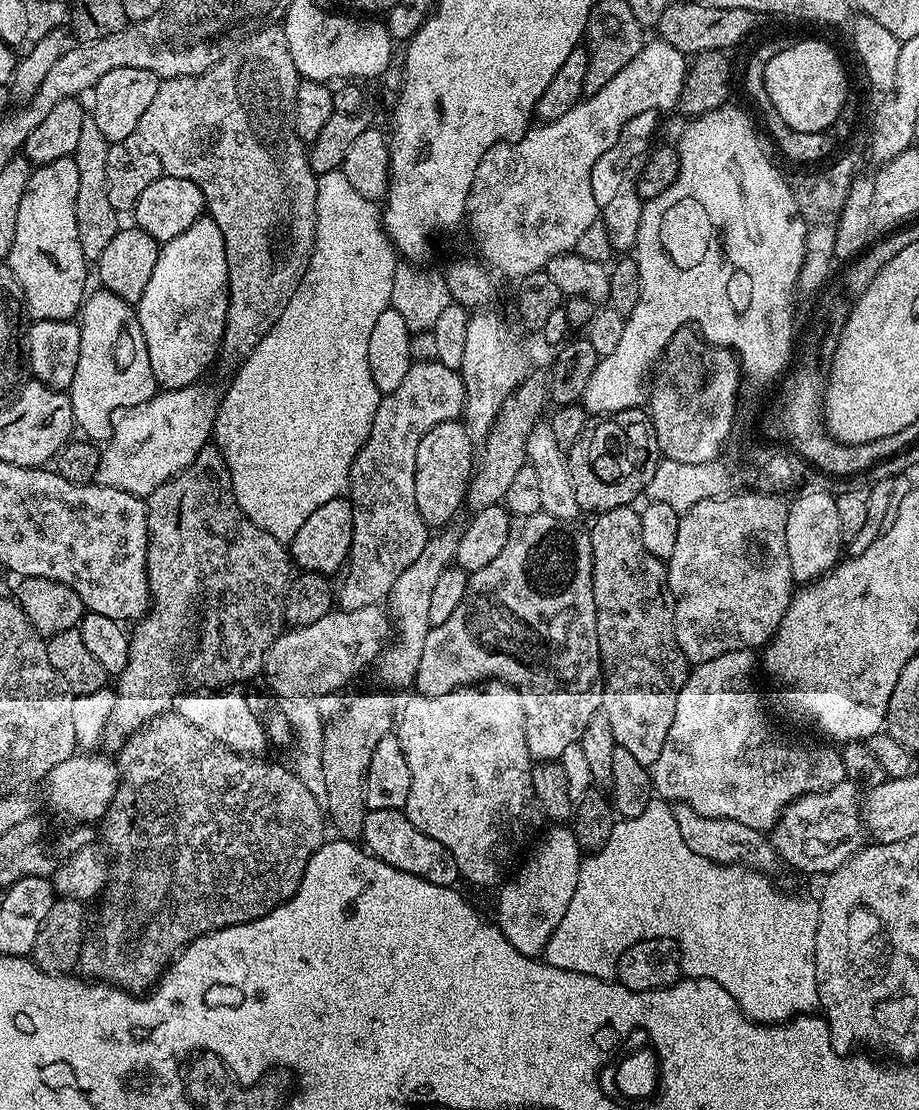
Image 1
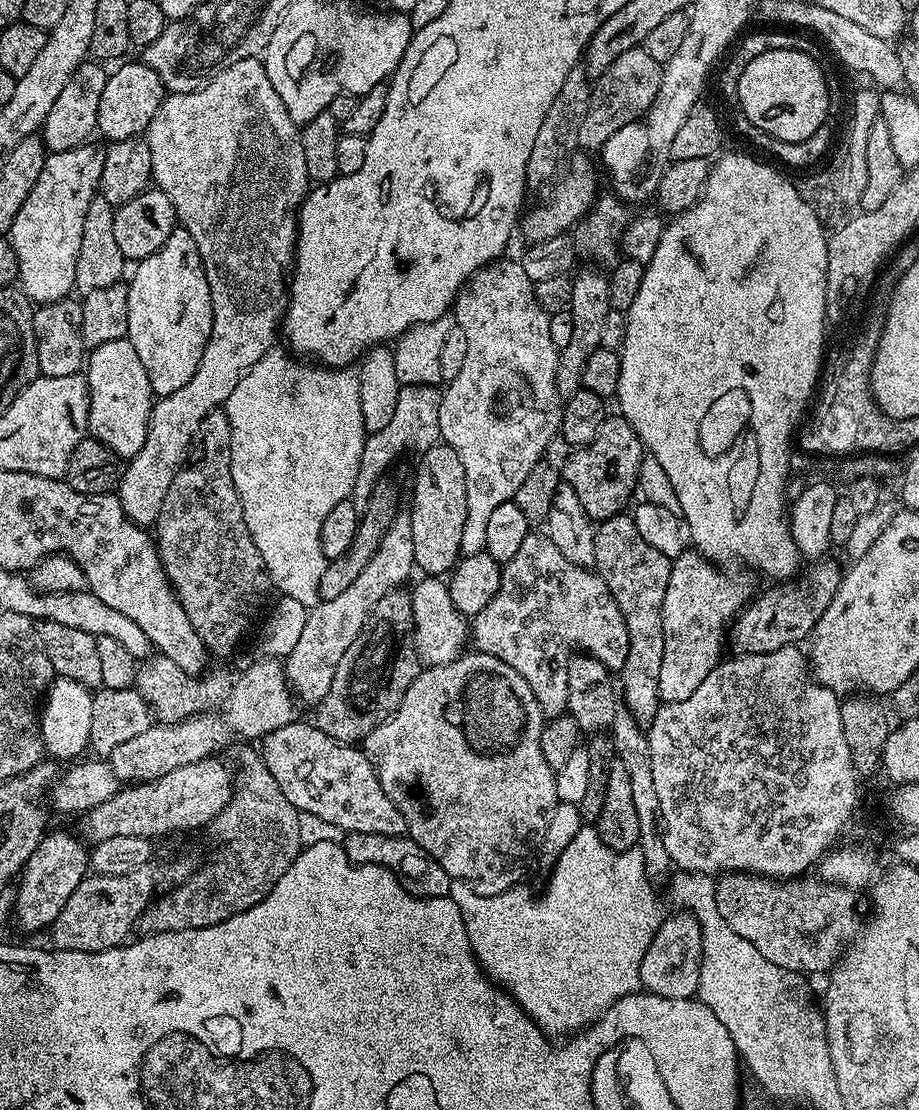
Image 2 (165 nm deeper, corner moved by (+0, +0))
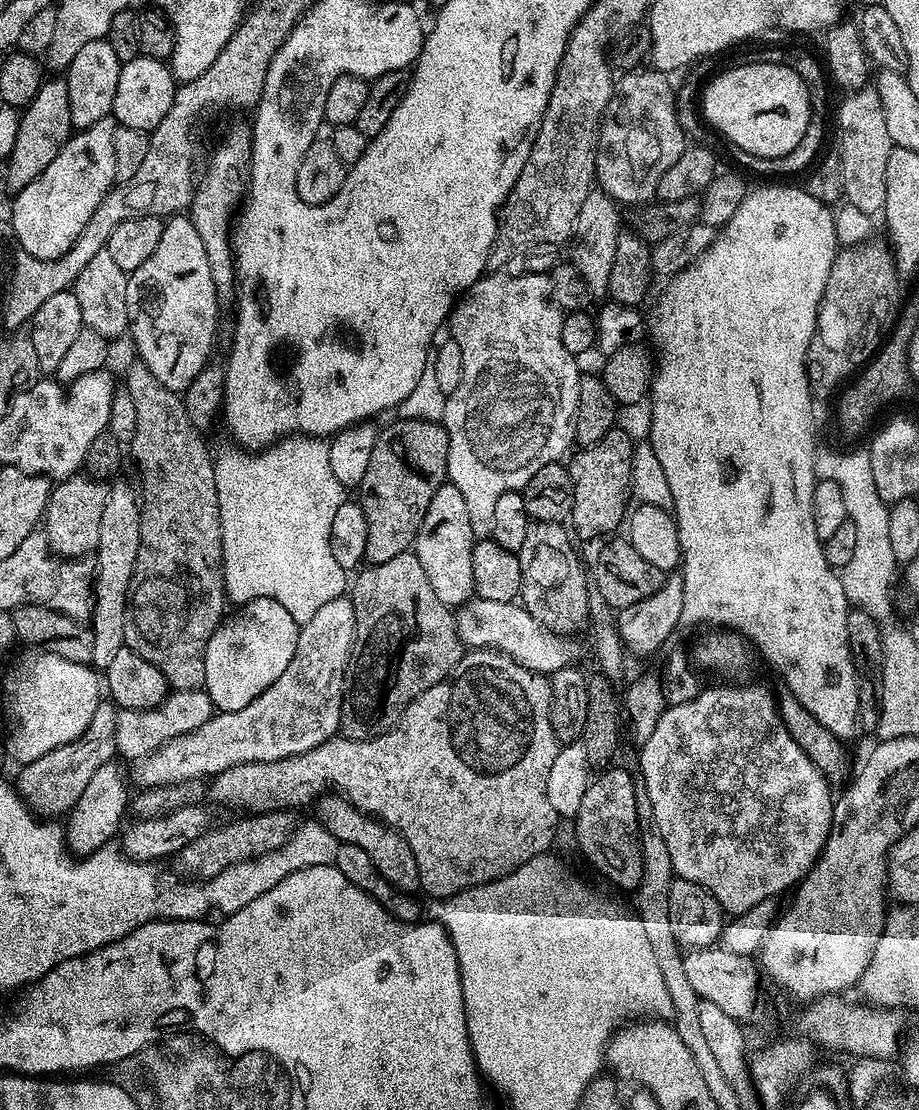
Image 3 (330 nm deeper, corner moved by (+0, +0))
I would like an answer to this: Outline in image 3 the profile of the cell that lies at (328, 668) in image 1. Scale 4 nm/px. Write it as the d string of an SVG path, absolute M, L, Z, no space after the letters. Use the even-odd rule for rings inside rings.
M473 598L455 609L454 615L456 632L469 649L501 652L531 672L551 674L570 668L580 656L569 637L557 636L542 627L519 602L490 602L490 598Z

